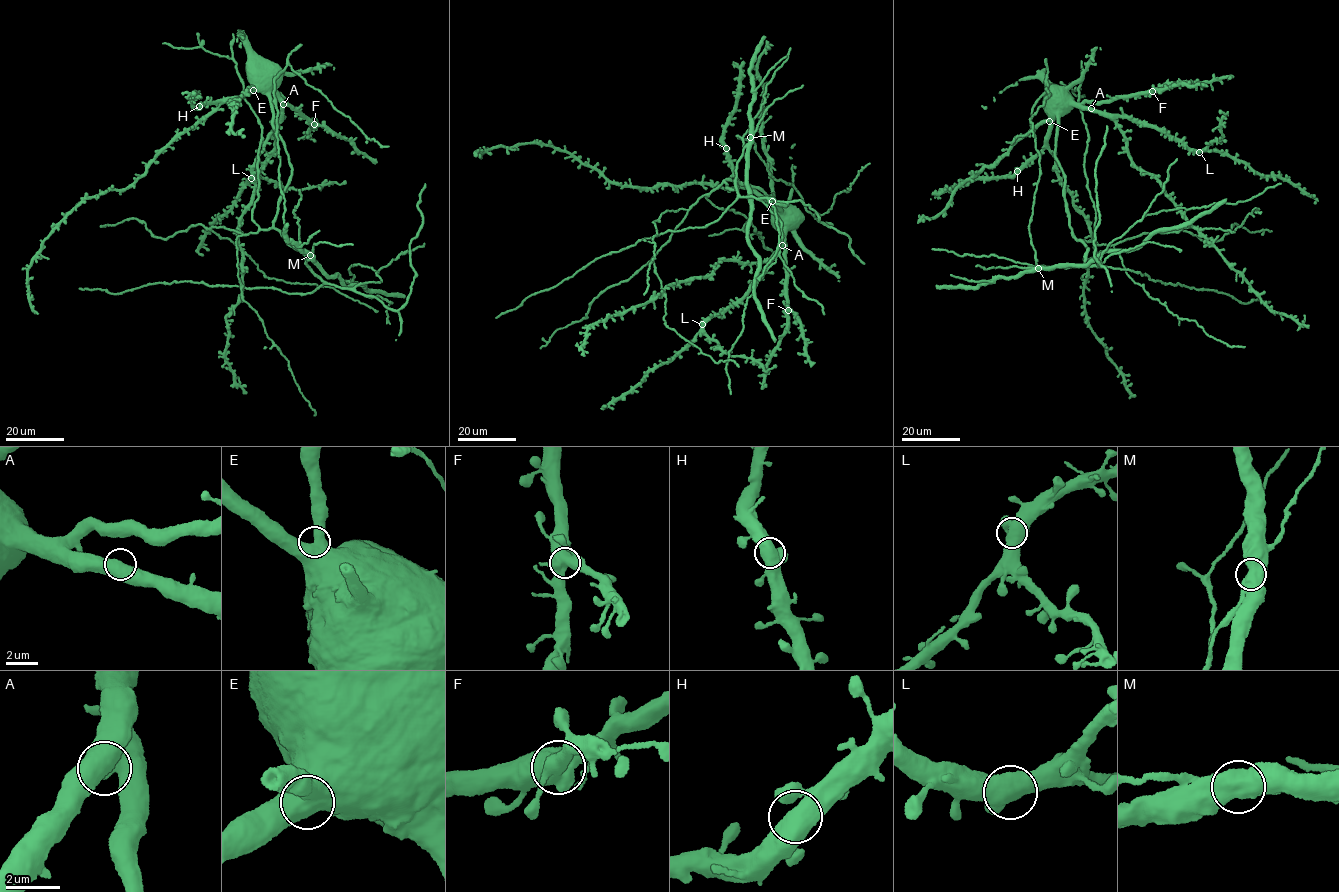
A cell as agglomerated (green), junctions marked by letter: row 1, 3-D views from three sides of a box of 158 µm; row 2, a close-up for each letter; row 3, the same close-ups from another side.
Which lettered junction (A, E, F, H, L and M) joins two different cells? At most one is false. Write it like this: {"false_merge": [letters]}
{"false_merge": ["M"]}

